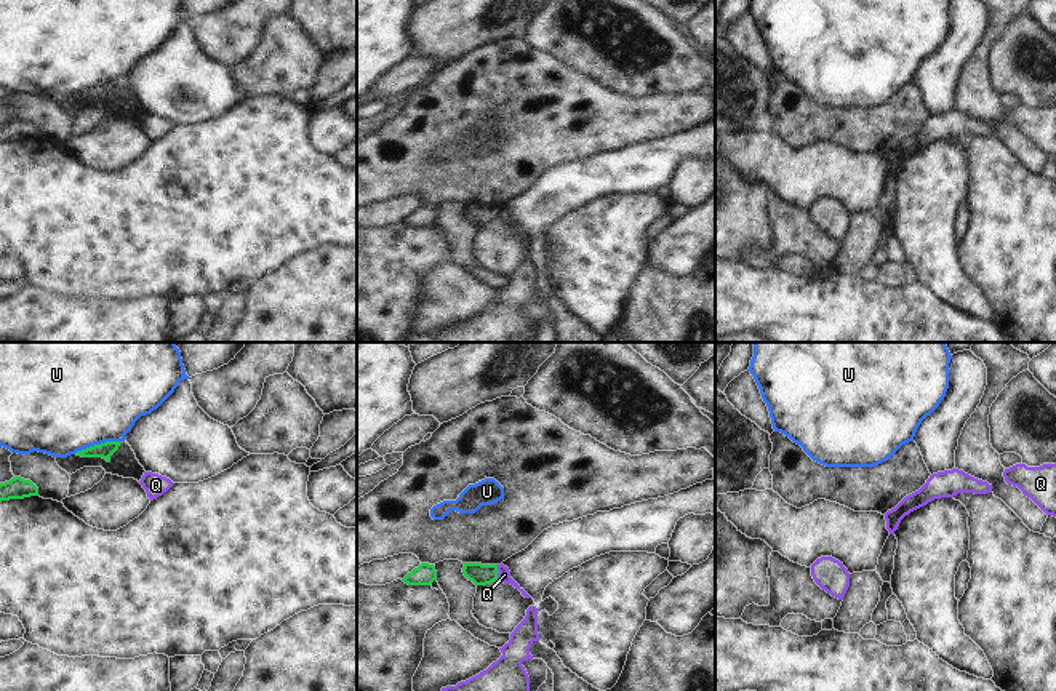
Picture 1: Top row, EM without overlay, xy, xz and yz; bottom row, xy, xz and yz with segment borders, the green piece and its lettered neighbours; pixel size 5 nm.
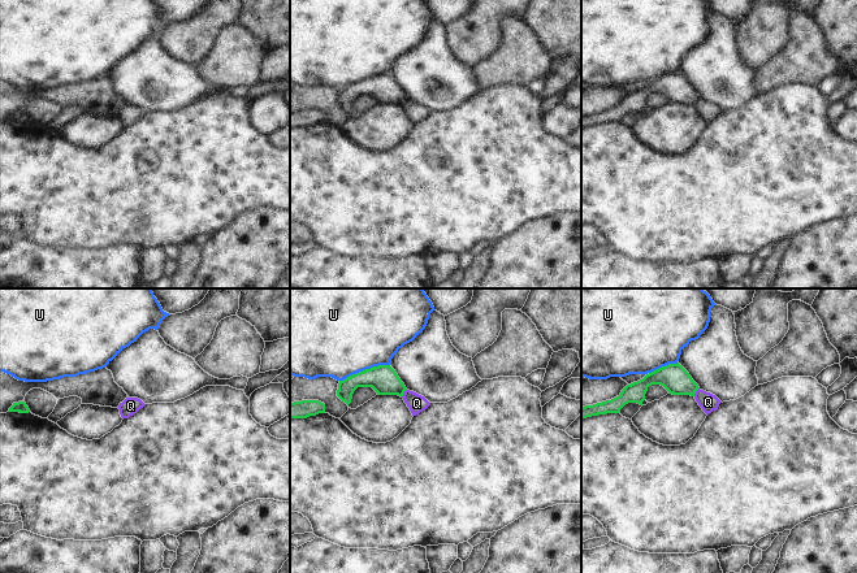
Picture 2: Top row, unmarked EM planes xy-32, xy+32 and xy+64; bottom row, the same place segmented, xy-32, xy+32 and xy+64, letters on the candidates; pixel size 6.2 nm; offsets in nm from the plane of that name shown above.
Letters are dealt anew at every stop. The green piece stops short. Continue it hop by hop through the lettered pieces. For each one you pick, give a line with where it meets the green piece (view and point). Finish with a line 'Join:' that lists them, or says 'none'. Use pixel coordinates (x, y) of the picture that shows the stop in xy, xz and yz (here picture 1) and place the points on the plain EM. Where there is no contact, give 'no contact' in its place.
Join: none

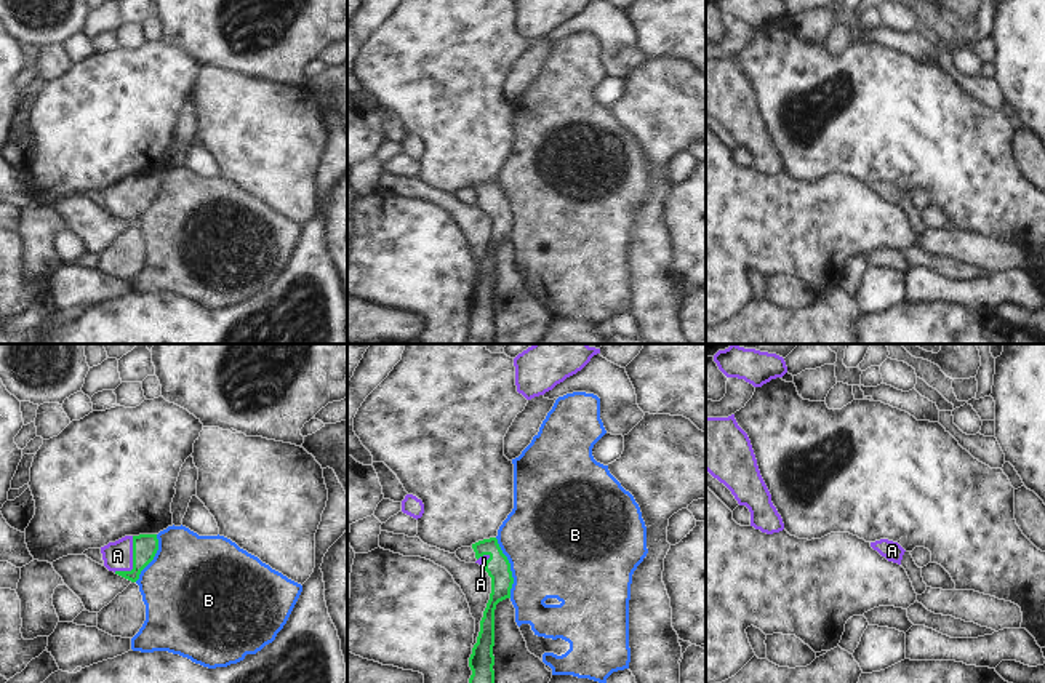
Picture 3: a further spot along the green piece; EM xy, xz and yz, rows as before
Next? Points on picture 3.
A: xy (133, 203)
Join: A

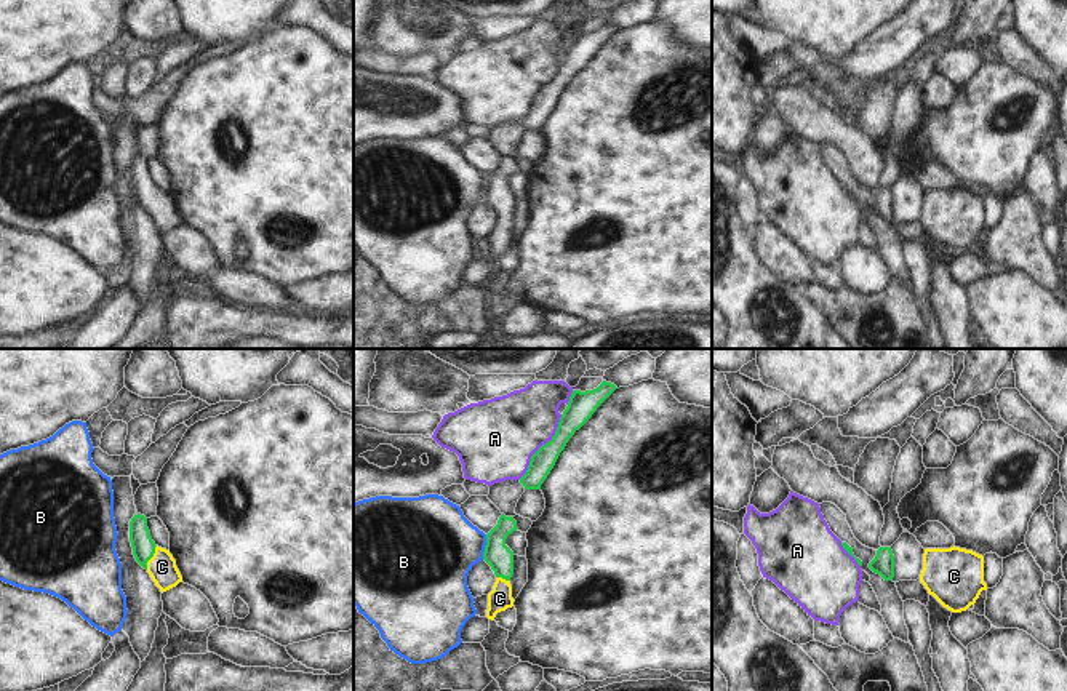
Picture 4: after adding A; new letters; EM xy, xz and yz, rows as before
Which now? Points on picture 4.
C: xy (152, 197)
Join: C

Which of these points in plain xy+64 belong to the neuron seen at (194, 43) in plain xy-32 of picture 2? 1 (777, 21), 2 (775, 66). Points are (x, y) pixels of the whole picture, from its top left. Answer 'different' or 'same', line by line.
1: same
2: different

